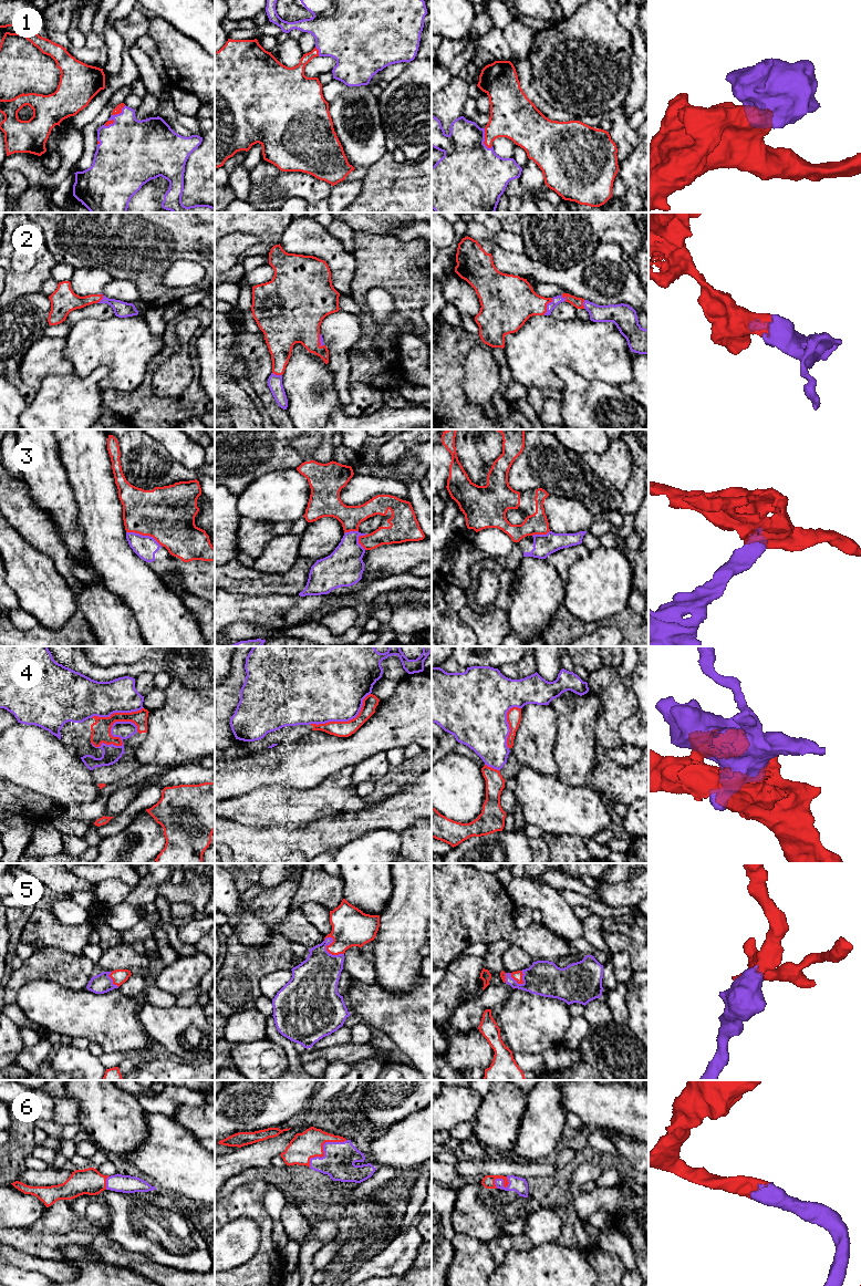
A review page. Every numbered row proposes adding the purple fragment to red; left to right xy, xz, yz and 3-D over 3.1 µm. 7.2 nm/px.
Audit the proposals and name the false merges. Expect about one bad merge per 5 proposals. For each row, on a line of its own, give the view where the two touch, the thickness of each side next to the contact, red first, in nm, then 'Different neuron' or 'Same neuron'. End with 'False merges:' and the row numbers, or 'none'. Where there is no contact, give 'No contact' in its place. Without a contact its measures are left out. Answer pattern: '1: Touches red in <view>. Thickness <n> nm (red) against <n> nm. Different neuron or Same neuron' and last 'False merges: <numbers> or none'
1: Touches red in yz. Thickness 300 nm (red) against 420 nm. Same neuron
2: Touches red in yz. Thickness 340 nm (red) against 60 nm. Same neuron
3: Touches red in xy. Thickness 400 nm (red) against 170 nm. Different neuron
4: Touches red in xy. Thickness 140 nm (red) against 130 nm. Different neuron
5: Touches red in xz. Thickness 280 nm (red) against 320 nm. Same neuron
6: Touches red in xz. Thickness 200 nm (red) against 220 nm. Same neuron
False merges: 3, 4

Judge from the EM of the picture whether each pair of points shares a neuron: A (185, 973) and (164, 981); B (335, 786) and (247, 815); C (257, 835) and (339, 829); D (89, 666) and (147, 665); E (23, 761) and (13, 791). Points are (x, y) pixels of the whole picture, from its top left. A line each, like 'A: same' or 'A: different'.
A: same
B: same
C: same
D: same
E: different

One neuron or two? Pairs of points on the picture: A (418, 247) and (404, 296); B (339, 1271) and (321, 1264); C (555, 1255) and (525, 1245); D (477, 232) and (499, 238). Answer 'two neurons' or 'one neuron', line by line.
A: one neuron
B: two neurons
C: two neurons
D: one neuron

